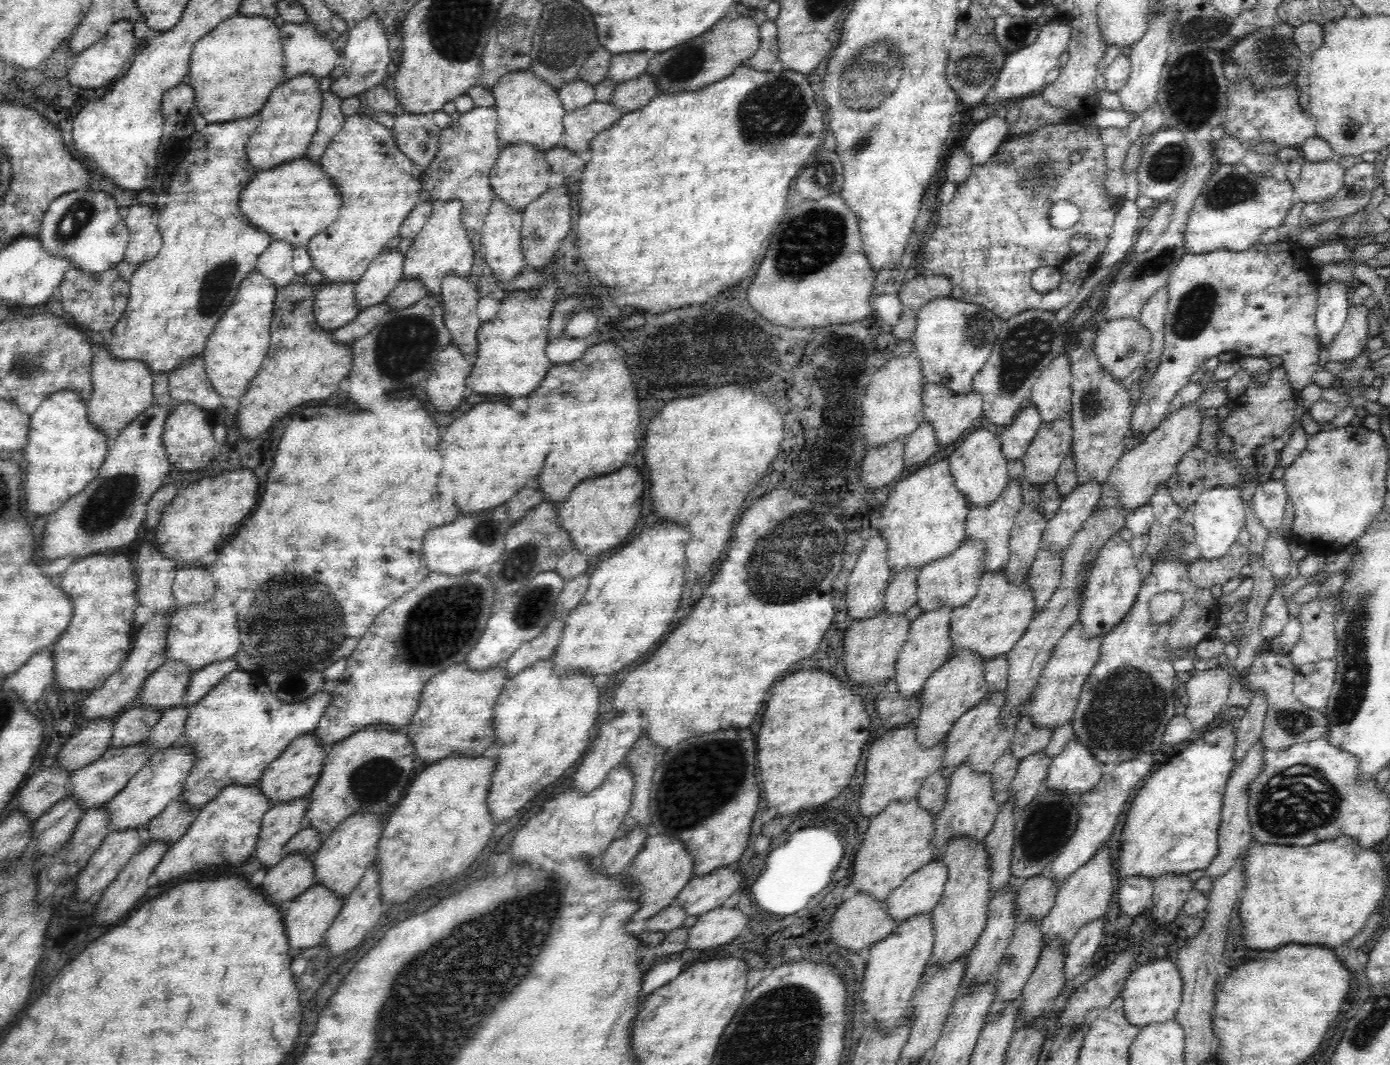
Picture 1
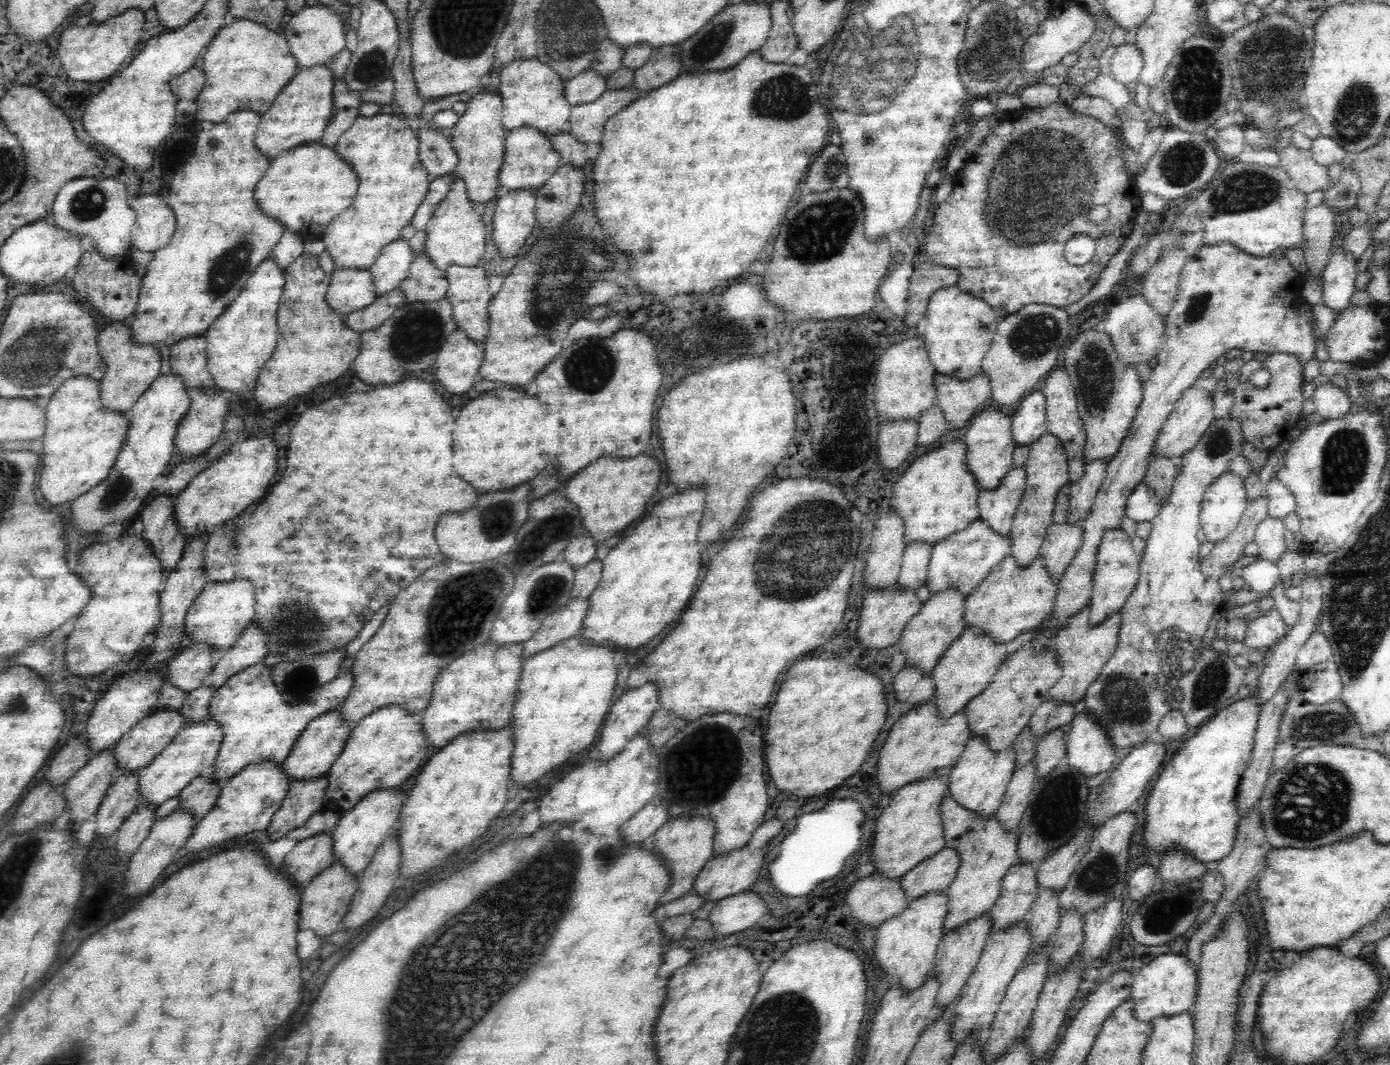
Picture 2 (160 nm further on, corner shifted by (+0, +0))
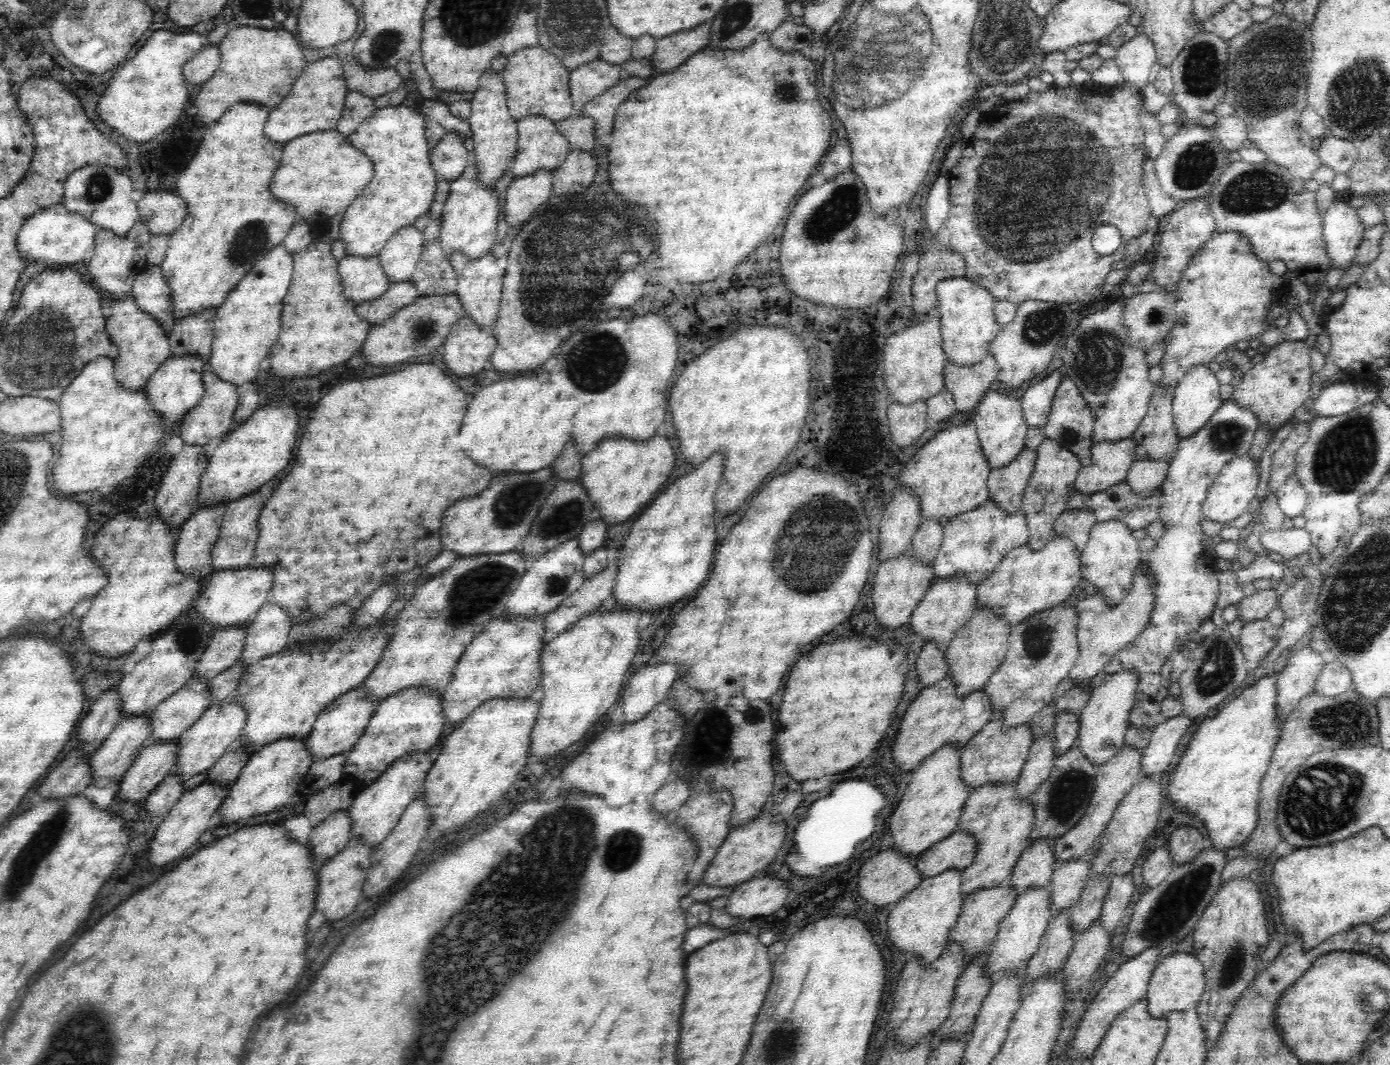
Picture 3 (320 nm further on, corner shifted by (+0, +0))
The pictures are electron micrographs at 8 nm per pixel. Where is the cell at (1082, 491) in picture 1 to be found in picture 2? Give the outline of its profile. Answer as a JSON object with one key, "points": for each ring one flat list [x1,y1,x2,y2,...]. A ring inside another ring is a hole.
{"points":[[1102,460,1085,463,1083,478,1069,484,1067,488,1070,500,1068,524,1077,524,1084,519,1084,516,1089,515,1093,500,1104,484,1108,464,1110,464,1108,461]]}

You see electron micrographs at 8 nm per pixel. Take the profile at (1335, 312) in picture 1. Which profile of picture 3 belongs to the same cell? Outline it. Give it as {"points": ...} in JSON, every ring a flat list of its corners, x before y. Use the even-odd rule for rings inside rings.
{"points":[[1339,195,1338,198,1330,203,1324,210,1323,215,1323,235,1325,238,1326,251,1330,257,1333,268,1348,266,1350,260,1356,259,1356,253,1362,242,1365,231,1362,219,1357,214,1357,209,1350,205,1349,197]]}

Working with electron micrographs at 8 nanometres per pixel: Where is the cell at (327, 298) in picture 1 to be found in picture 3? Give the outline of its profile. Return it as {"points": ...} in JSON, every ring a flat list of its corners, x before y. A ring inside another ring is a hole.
{"points":[[348,256,339,260,337,271,344,294,356,302,378,298,391,285,377,256]]}

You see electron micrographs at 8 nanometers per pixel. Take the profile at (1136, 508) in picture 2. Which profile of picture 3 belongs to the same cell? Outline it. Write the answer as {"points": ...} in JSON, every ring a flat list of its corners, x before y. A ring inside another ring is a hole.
{"points":[[1143,454,1131,465,1125,482,1134,493,1146,496,1163,485,1169,464,1170,461,1152,460]]}

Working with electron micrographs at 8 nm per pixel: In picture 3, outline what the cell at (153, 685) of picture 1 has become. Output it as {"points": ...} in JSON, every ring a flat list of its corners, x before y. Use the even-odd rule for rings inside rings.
{"points":[[247,624,238,627,217,628,209,640,208,648,202,653,195,676,202,679,214,678,239,662,239,656,245,647]]}

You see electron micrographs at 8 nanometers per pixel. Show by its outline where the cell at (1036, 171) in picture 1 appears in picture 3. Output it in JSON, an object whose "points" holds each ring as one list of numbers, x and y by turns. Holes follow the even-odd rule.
{"points":[[1124,80,1124,84,1122,84,1121,86,1103,86,1094,82,1092,82,1091,85,1086,86,1072,85,1066,87,1058,87,1051,84,1049,89,1045,90,1045,92,1040,93,1034,90,1030,90,1030,92,1026,94,1026,97,1024,99,1019,99,1012,102,1001,102,993,111,982,113,979,120,979,125,974,134,968,139,967,145,962,151,961,158,955,164,952,170,950,170,950,174,948,176,950,210,948,216,946,217,946,220,942,223,942,228,940,228,940,230,935,234,935,243,942,246,948,246,949,250,952,250,955,253,960,253,966,263,965,277,968,278,968,280,971,280,973,283,979,284,981,287,986,288,986,290,988,290,988,292,991,292,992,296,994,296,994,298,998,301,1008,300,1008,302,1013,302,1017,305,1018,303,1023,303,1025,300,1041,300,1047,303,1057,302,1060,304,1072,304,1072,302,1079,302,1079,304,1088,304,1088,302,1092,303,1093,301,1099,300,1101,297,1103,297,1102,292,1106,277,1113,270,1112,264,1114,264,1114,262,1118,262,1120,258,1122,258,1122,260,1126,258,1124,254,1124,248,1126,247,1128,242,1130,242,1130,240,1139,238,1140,236,1142,236,1142,234,1146,233,1148,229,1148,218,1153,215,1151,213,1151,207,1149,206,1149,200,1145,188,1143,187,1143,172,1149,164,1148,159,1146,158,1146,149,1144,146,1145,129,1143,127,1143,122,1141,121,1141,117,1143,116,1144,112,1147,112,1150,115,1153,114,1149,112,1145,106,1144,96,1142,95,1142,88,1137,84,1132,84,1131,82],[1090,178,1092,178,1092,182,1094,182,1094,204,1092,204,1092,208,1090,208],[1102,224,1112,225,1116,227,1118,231,1120,231,1121,246,1115,251,1115,254,1112,254,1111,256,1099,256,1093,250,1093,246,1091,244,1090,238,1092,238,1092,236,1090,236,1090,232,1092,232,1094,228,1102,226]]}

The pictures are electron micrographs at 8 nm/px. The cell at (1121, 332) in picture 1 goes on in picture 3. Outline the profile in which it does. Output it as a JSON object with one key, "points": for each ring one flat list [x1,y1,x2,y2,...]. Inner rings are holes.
{"points":[[1161,288,1160,291,1151,291,1134,294,1123,308,1123,323,1129,330,1129,337,1133,346,1150,348,1156,342,1165,338,1172,330,1174,317,1176,316,1177,298,1174,293]]}

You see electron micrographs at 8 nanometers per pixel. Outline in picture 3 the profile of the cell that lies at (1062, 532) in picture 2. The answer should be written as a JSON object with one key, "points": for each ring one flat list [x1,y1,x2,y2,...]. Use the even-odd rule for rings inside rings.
{"points":[[1088,509,1068,510,1056,519,1053,529,1056,535,1066,535,1081,553,1088,542,1091,528,1097,522,1094,513]]}

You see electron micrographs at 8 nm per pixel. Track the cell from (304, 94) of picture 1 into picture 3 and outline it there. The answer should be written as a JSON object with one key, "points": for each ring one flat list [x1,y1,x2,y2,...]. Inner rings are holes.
{"points":[[324,57,309,63,293,84,288,96,281,104,270,110,264,134,274,143,287,143,296,137,310,132,332,130,340,120,346,104,346,84,341,60,336,57]]}

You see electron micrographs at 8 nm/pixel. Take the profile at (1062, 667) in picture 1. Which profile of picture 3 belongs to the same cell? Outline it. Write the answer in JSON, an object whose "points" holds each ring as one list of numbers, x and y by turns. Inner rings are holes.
{"points":[[1140,566,1136,568,1132,590,1120,604,1105,606,1100,594,1087,596,1075,606,1077,610,1077,644,1079,655,1076,664,1069,672,1069,678,1082,683,1091,680,1102,670,1112,656,1129,642,1132,642,1149,625,1150,617,1156,604,1156,589,1141,574]]}

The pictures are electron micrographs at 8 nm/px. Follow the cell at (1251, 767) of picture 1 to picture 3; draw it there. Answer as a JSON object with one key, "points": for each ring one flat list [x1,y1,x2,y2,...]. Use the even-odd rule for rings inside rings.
{"points":[[1311,647,1292,650,1288,663,1277,678,1277,718,1285,722,1293,708,1315,690,1316,679,1324,665,1331,658,1330,653,1317,654]]}

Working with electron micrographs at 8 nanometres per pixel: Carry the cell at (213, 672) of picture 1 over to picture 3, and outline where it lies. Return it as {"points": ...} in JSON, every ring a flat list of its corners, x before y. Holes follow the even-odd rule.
{"points":[[266,601,247,624,245,647,239,656,239,662,251,665,258,662,261,658,284,650,291,641,288,634,292,625,289,614,279,604]]}

